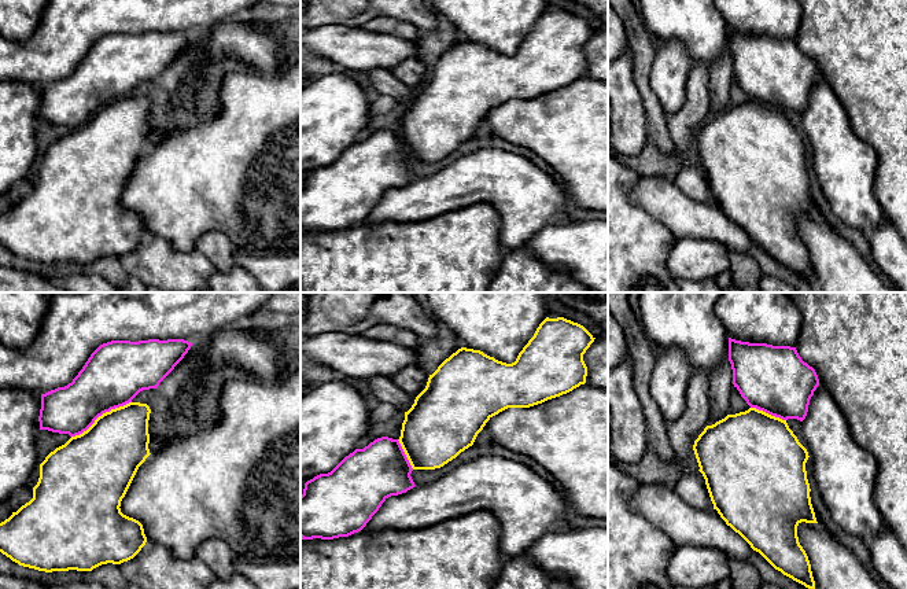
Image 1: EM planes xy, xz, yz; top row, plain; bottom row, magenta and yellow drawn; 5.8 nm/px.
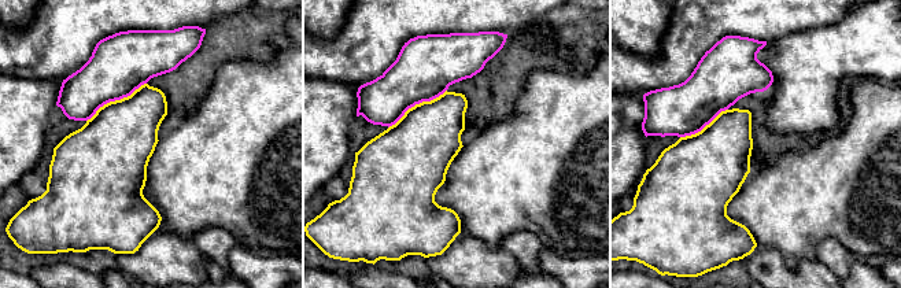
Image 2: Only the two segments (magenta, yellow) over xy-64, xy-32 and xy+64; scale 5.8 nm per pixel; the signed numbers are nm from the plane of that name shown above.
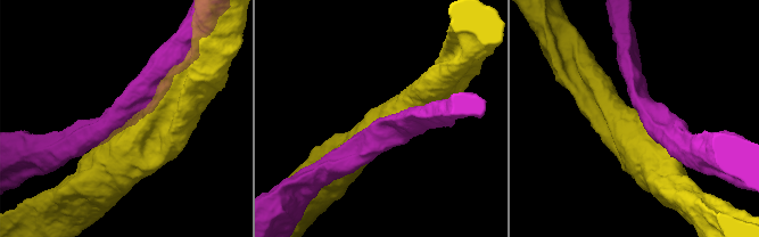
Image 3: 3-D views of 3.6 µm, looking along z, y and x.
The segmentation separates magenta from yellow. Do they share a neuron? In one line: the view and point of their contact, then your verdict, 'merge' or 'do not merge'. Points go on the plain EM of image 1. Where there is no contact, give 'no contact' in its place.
meets magenta in xy at (100, 107); merge

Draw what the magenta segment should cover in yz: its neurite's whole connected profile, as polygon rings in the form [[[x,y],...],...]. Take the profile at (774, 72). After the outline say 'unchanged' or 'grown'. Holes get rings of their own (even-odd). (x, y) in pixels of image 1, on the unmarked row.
[[[729,30],[729,54],[733,77],[751,100],[782,113],[805,111],[819,71],[796,40]]]; unchanged

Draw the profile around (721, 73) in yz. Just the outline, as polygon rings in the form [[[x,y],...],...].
[[[725,52],[709,67],[709,113],[708,118],[730,107],[730,86],[733,82],[733,62],[729,52]]]

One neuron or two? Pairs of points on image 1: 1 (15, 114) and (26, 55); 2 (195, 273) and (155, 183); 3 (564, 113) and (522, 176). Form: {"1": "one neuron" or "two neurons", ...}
{"1": "two neurons", "2": "two neurons", "3": "two neurons"}

